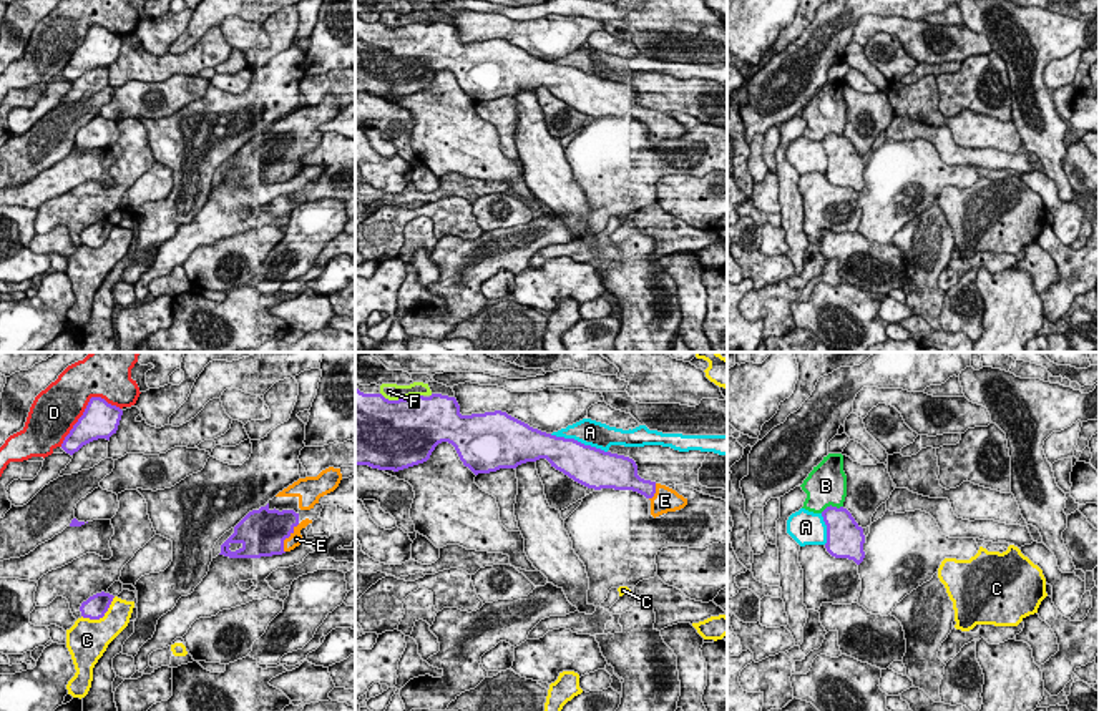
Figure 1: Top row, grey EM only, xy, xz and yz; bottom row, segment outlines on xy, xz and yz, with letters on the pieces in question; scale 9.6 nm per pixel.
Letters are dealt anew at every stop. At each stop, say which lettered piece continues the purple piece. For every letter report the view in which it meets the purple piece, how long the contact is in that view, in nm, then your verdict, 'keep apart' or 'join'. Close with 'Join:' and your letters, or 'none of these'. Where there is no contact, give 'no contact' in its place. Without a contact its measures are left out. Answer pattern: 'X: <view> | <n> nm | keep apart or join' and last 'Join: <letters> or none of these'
A: xz | 600 nm | keep apart
B: yz | 240 nm | keep apart
C: xy | 380 nm | keep apart
D: xy | 700 nm | keep apart
E: xy | 320 nm | join
F: xz | 420 nm | keep apart
Join: E

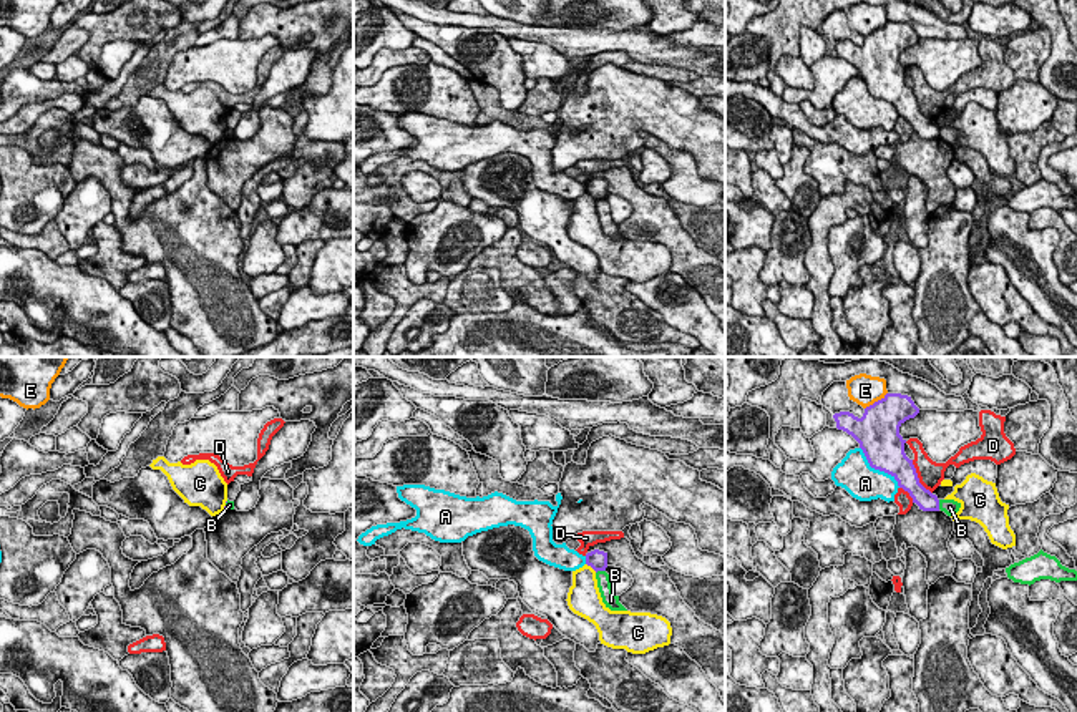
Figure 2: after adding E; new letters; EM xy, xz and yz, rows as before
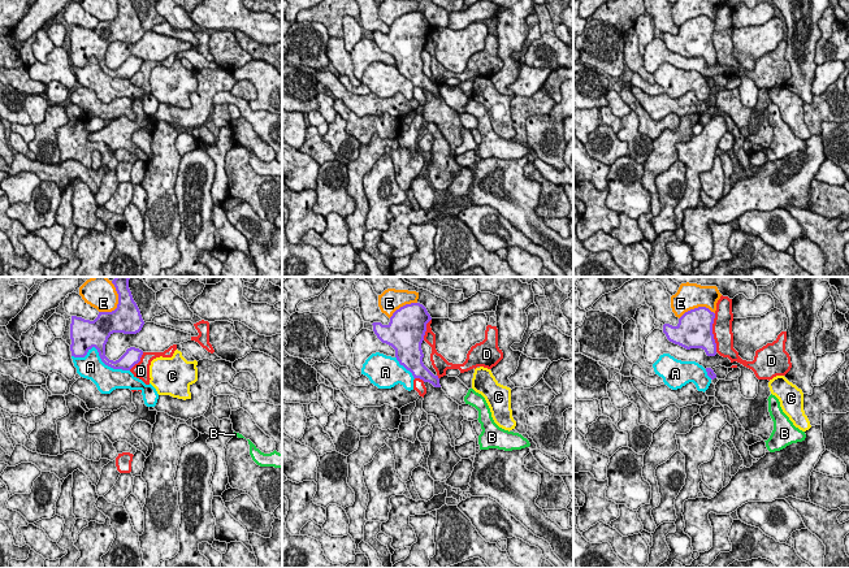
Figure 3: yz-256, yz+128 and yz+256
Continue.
A: yz | 550 nm | keep apart
B: xz | 100 nm | keep apart
C: xz | 140 nm | keep apart
D: yz | 380 nm | keep apart
E: yz | 280 nm | keep apart
Join: none of these

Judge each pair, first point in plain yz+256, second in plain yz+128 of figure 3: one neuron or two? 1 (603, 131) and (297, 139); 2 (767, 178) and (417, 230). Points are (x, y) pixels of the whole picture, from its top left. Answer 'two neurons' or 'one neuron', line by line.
1: two neurons
2: two neurons

